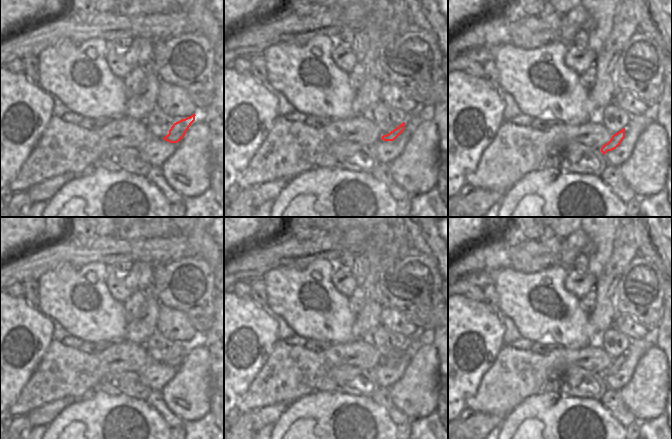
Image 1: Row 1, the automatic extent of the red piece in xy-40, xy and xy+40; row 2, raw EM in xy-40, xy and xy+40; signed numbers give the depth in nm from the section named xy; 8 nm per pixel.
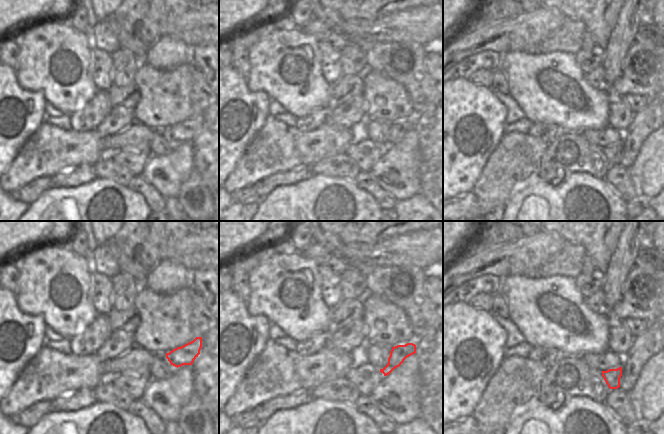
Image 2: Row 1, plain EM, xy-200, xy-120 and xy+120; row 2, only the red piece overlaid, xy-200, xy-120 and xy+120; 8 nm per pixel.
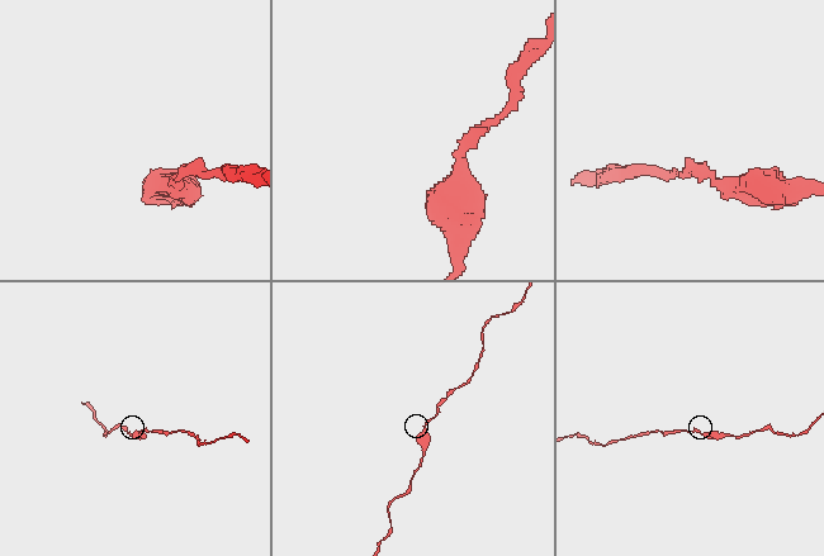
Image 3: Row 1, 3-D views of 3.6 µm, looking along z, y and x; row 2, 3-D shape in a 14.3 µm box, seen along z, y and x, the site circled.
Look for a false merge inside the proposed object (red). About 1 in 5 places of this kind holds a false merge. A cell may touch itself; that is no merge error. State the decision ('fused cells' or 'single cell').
single cell

